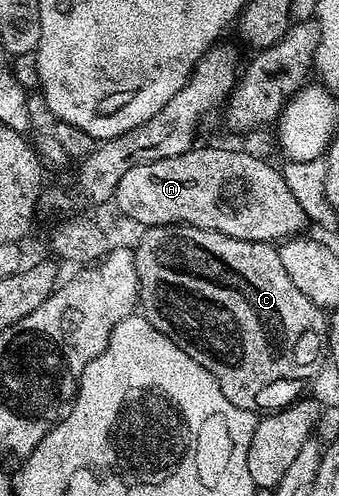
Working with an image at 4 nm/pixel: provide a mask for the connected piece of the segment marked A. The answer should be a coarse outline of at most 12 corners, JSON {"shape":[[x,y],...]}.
{"shape":[[242,148],[139,164],[113,202],[141,228],[280,243],[307,226]]}

